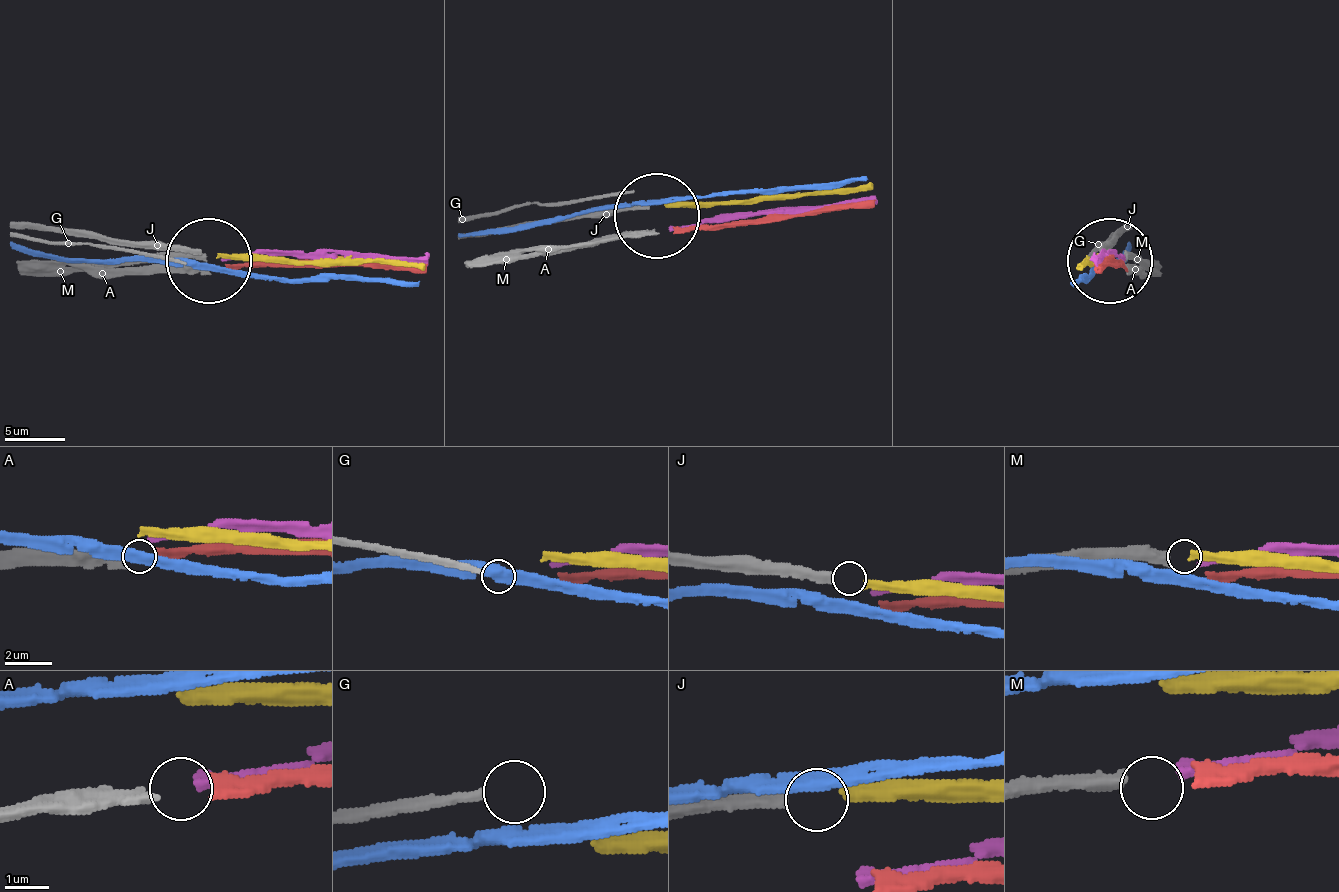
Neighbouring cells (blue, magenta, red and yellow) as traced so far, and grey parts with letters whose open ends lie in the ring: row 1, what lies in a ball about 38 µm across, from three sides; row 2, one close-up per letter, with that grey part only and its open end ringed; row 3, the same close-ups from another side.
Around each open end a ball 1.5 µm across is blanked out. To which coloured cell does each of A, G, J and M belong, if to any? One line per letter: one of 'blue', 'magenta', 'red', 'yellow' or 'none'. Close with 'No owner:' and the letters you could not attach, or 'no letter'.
A: red
G: none
J: yellow
M: magenta
No owner: G

